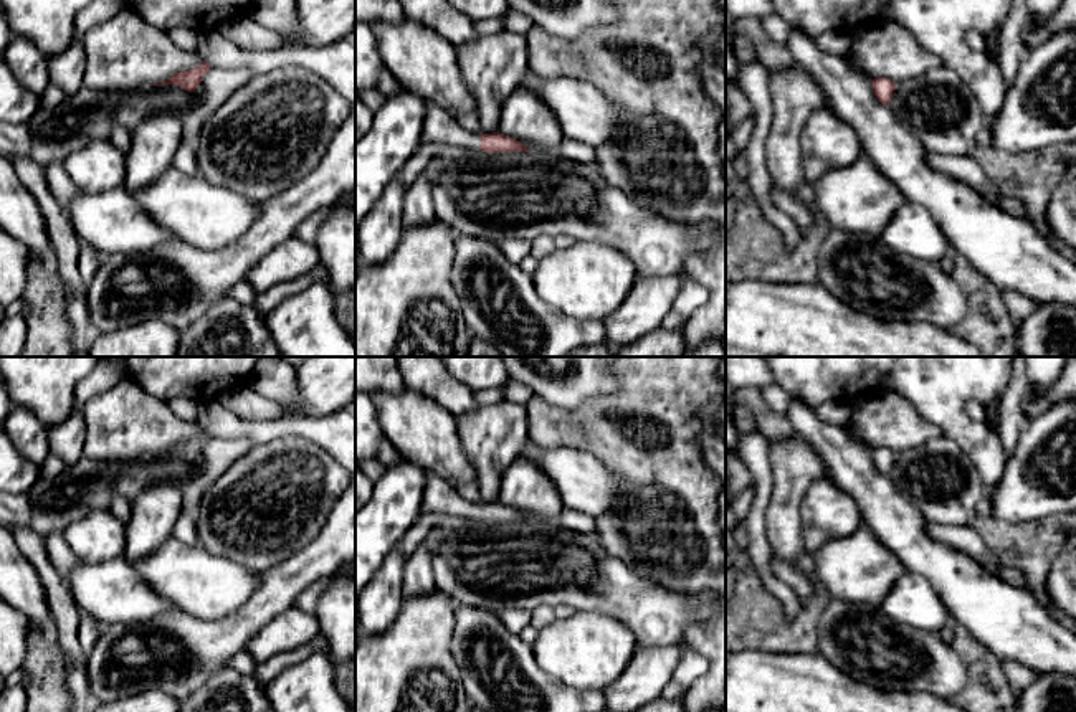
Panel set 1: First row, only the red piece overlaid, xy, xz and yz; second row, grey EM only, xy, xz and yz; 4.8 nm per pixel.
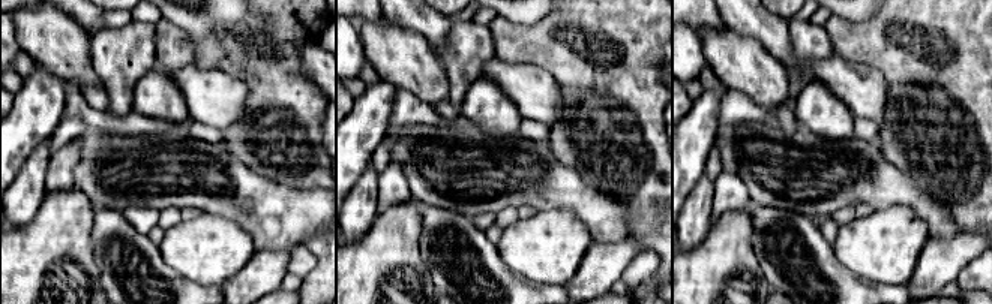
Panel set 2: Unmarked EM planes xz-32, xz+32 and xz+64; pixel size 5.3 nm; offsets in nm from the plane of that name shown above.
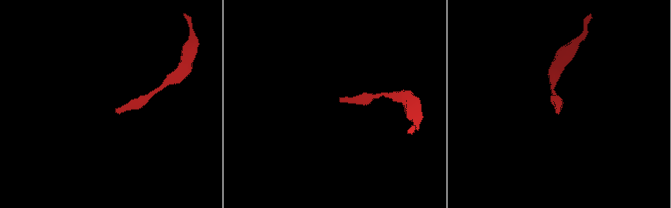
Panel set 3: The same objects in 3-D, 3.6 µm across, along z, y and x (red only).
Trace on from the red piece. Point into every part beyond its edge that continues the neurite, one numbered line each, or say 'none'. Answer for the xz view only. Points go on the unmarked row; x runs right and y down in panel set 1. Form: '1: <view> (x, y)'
1: xz (438, 496)

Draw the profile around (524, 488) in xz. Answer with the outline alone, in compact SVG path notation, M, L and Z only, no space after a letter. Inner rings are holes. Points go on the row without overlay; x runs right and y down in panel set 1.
M522 456L504 471L498 502L522 512L531 522L554 522L564 510L554 482Z

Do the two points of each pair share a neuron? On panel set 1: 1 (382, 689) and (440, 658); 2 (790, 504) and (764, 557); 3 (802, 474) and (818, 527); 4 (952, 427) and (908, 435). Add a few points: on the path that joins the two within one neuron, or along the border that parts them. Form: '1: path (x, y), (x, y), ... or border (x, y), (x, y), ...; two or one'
1: path (397, 674), (414, 658), (425, 658); one
2: border (764, 514), (766, 537), (776, 557); two
3: border (827, 476), (815, 481), (804, 496), (802, 529); two
4: border (911, 403), (942, 435); two

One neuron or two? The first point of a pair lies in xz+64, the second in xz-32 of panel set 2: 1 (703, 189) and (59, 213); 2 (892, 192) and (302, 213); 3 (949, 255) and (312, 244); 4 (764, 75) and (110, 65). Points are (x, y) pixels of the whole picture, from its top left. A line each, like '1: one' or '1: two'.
1: two
2: one
3: two
4: two

